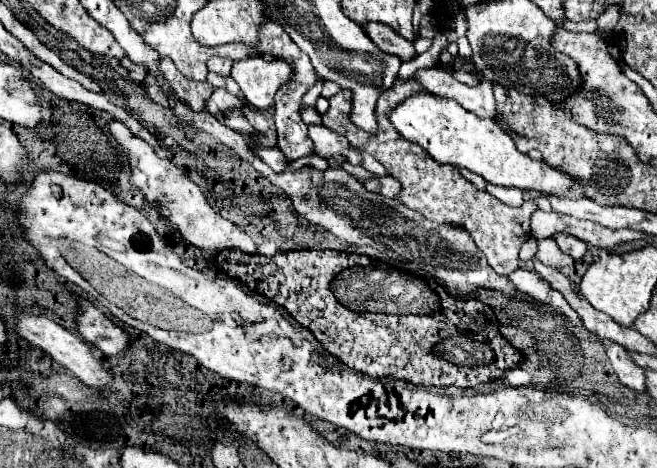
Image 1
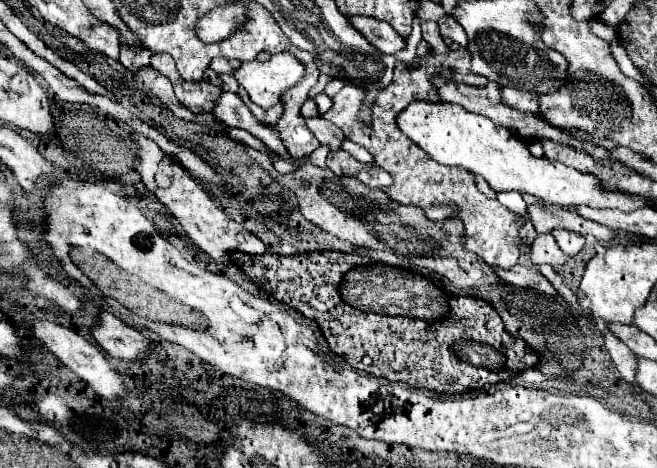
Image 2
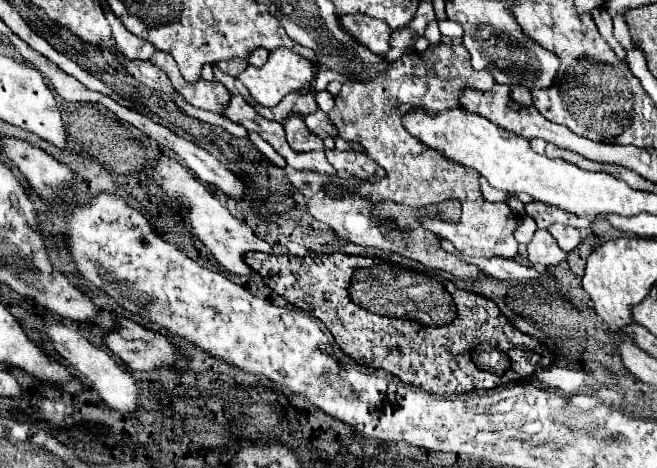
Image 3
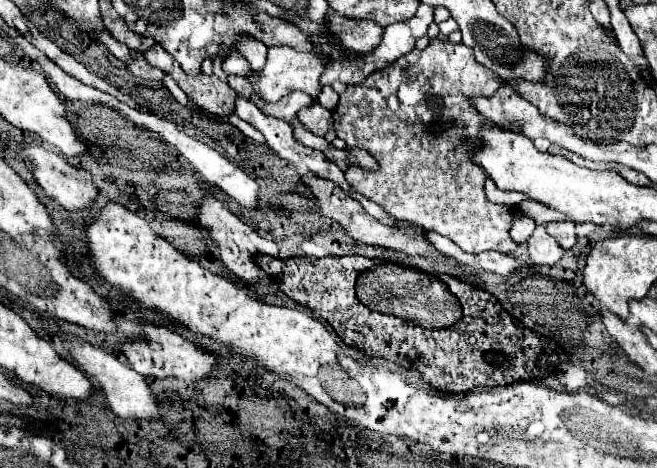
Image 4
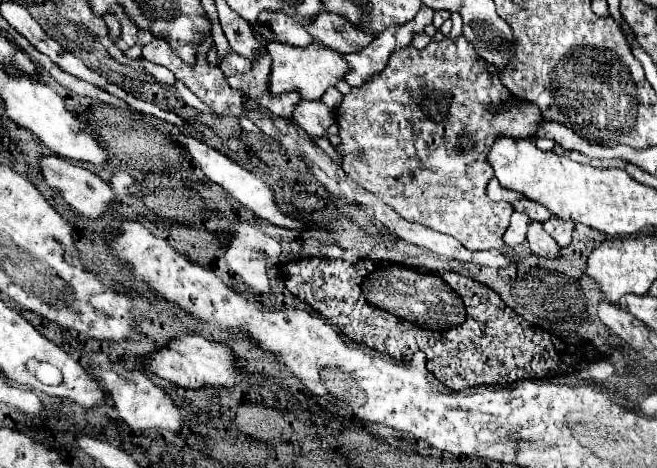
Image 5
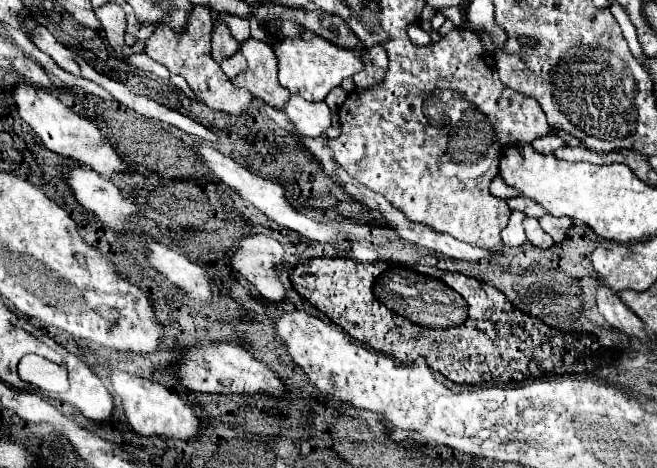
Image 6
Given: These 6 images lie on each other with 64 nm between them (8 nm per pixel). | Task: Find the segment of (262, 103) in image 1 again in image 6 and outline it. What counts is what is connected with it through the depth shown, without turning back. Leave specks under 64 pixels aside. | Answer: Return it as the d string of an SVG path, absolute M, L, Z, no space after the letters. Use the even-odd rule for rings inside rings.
M308 32L304 40L280 40L278 44L272 44L274 54L278 56L278 82L282 88L288 88L292 94L302 96L308 102L318 102L328 96L328 92L334 86L340 86L340 82L348 76L354 76L362 70L362 60L358 56L358 50L346 50L330 44L328 40Z

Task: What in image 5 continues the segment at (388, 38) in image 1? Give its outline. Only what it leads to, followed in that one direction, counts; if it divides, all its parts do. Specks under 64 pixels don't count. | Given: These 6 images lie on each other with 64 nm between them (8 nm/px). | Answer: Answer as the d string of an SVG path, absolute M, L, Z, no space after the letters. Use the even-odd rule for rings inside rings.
M330 12L318 14L312 22L304 22L304 26L324 46L340 54L360 52L376 38L374 32L364 32L360 26L352 26L346 18Z

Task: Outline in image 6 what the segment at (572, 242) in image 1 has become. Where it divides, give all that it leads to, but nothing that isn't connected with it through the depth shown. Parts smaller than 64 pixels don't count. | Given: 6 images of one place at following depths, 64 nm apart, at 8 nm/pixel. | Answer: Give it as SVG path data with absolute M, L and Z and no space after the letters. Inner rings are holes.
M546 214L540 218L540 226L544 232L548 232L556 242L562 242L566 238L566 232L572 226L570 218L556 218L552 214Z

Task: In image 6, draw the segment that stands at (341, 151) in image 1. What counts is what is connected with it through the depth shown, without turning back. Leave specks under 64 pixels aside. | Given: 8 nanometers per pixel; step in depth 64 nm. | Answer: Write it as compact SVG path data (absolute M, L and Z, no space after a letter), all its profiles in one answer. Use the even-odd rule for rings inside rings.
M296 94L290 96L290 102L284 106L284 112L294 122L296 130L302 136L310 136L310 138L322 136L332 120L326 102L306 102Z

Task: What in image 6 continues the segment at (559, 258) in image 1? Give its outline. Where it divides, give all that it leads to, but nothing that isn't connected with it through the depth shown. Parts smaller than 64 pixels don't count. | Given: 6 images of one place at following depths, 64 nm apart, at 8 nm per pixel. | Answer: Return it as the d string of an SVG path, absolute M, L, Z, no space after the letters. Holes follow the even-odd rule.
M526 218L526 220L524 220L524 228L526 228L526 236L528 236L528 240L530 240L532 246L536 246L536 248L540 248L540 250L548 250L548 248L552 248L552 246L556 244L556 242L540 228L540 224L538 224L536 218Z

